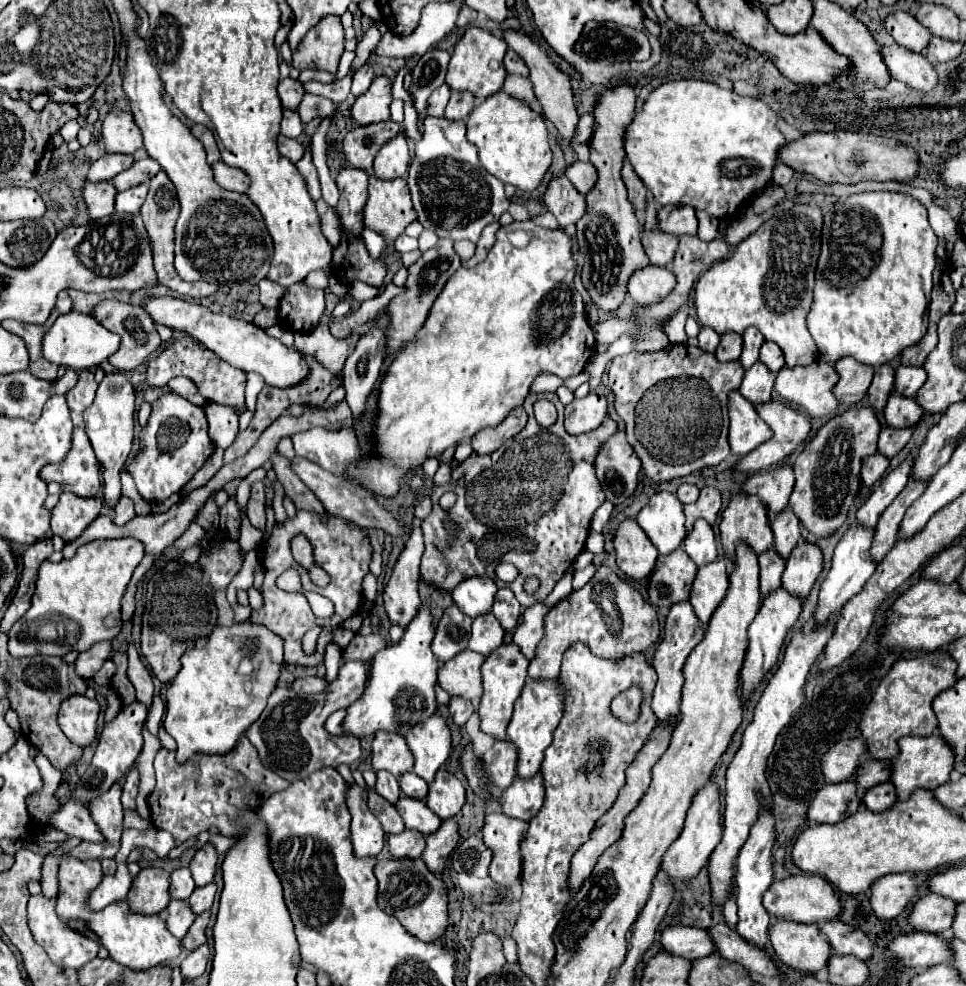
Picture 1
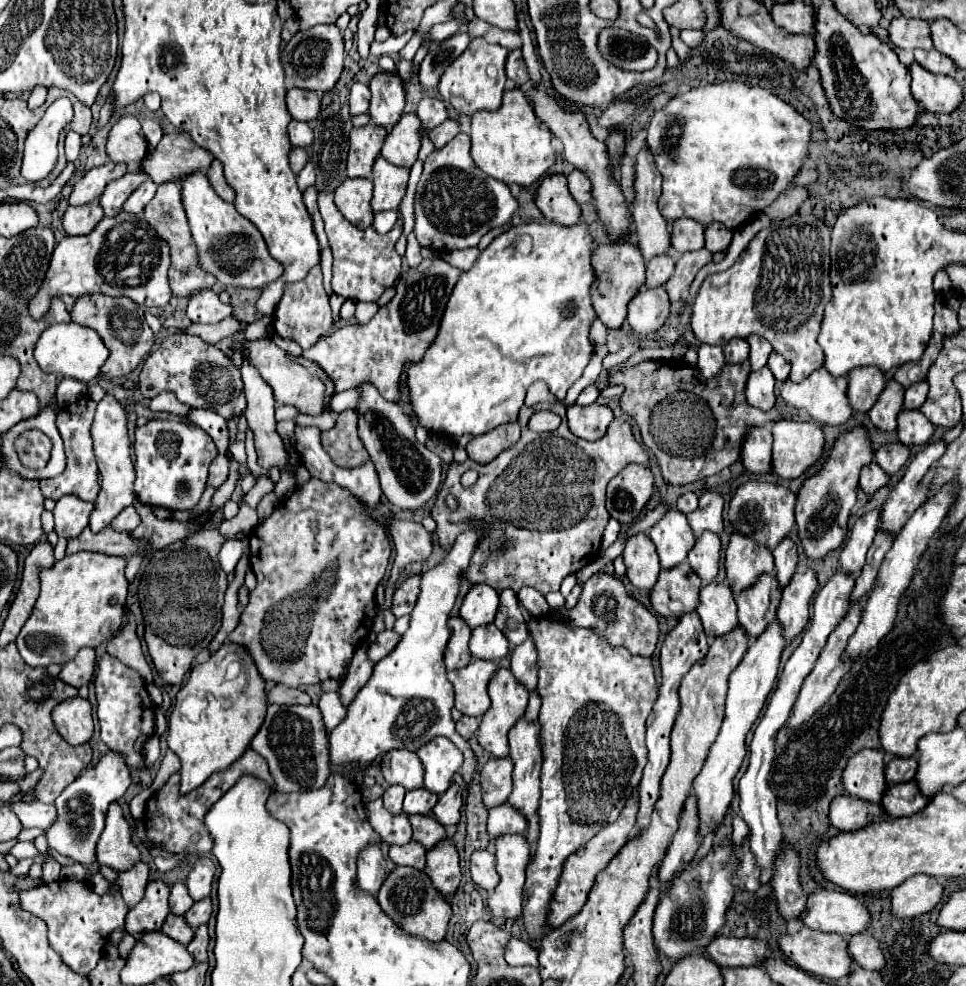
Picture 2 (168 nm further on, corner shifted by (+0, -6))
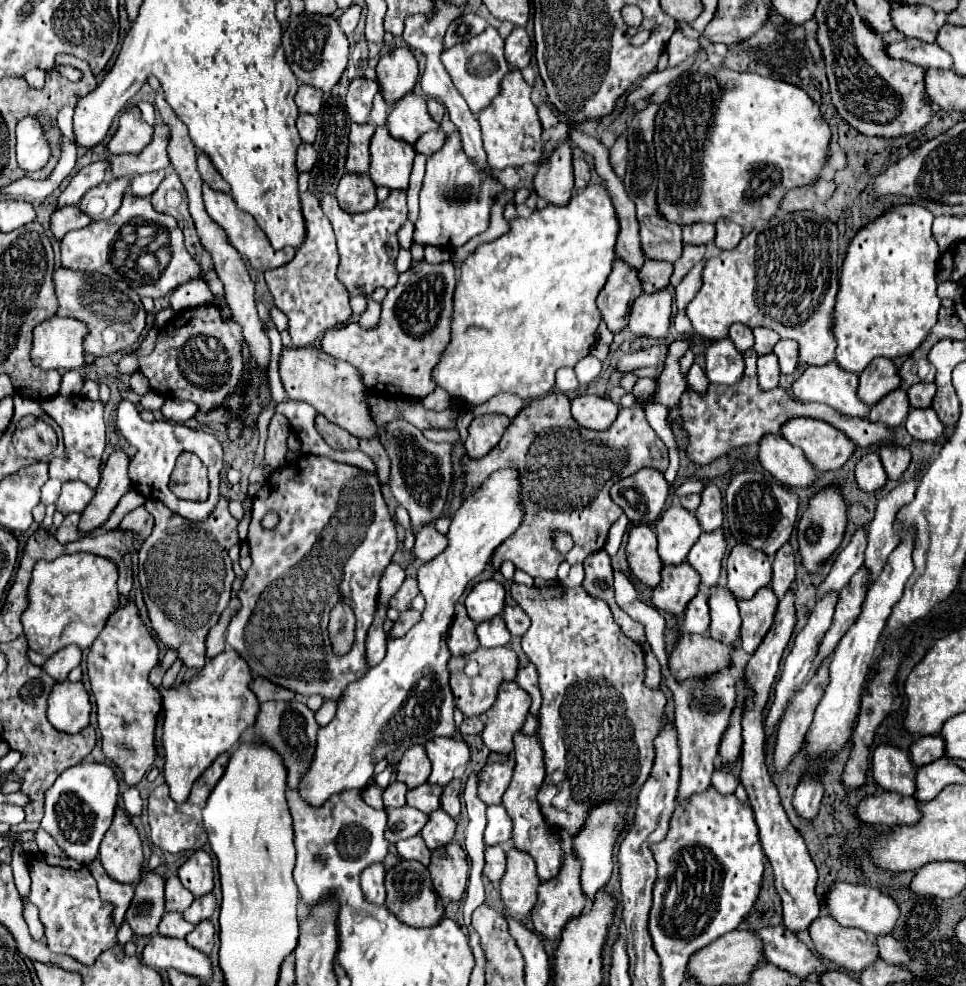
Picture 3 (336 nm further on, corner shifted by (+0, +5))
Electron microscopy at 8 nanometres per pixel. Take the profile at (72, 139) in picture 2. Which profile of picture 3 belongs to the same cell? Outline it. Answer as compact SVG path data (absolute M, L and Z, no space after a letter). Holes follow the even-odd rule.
M66 106L66 108L62 108L58 112L58 128L60 128L60 132L66 138L74 140L74 134L72 134L72 112L74 112L74 108L70 108L70 106Z

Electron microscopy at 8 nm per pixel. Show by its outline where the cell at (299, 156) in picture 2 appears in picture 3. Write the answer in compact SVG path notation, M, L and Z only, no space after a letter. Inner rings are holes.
M300 144L298 148L298 172L310 172L316 164L316 150L310 144Z

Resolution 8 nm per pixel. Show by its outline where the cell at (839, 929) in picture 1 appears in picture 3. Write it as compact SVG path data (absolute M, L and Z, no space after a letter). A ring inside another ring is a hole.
M880 936L876 940L878 948L880 948L880 958L890 962L890 964L896 964L896 966L904 966L906 960L910 960L906 948L892 936Z

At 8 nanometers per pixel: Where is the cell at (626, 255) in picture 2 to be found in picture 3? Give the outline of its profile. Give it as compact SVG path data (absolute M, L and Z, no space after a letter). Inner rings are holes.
M616 260L606 286L598 294L598 308L610 332L616 334L628 324L630 306L640 294L642 288L640 288L638 272L628 264L624 264L622 260Z

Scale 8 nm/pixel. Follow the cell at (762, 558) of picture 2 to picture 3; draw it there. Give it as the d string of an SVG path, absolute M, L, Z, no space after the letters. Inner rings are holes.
M746 544L734 546L726 562L728 590L736 600L750 600L760 588L772 580L772 566L764 552Z

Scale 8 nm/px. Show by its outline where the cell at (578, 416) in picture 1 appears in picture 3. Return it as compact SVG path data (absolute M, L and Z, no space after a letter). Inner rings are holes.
M576 396L572 400L572 416L580 426L590 430L606 430L618 416L620 406L600 396Z

